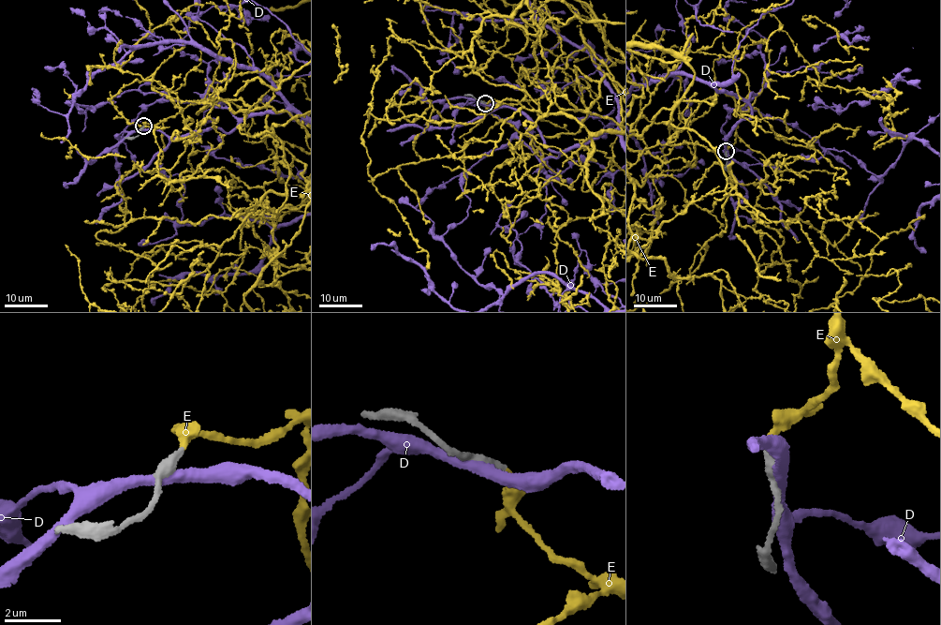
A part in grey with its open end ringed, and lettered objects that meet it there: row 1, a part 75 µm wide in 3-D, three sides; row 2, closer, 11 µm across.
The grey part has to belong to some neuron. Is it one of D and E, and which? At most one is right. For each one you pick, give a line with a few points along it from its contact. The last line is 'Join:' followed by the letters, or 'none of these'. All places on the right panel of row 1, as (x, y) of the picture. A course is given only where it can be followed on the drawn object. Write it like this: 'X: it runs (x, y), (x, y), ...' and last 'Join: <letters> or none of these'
Join: E

